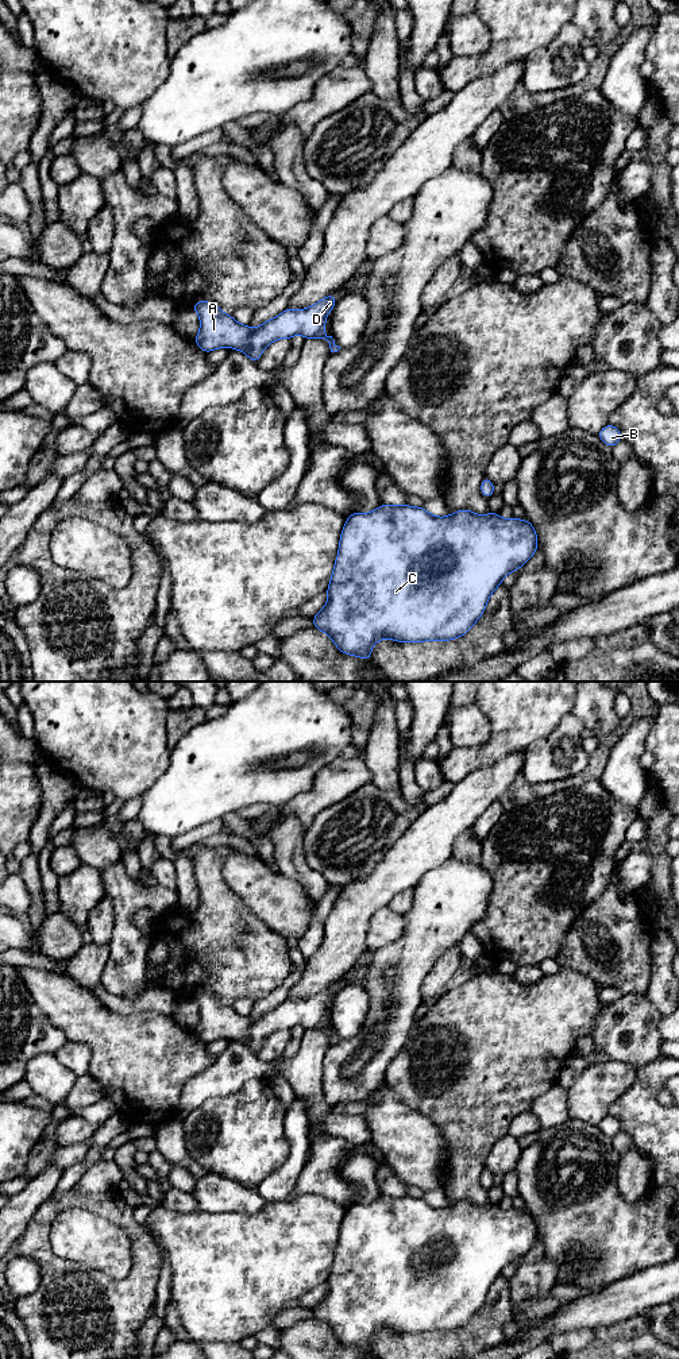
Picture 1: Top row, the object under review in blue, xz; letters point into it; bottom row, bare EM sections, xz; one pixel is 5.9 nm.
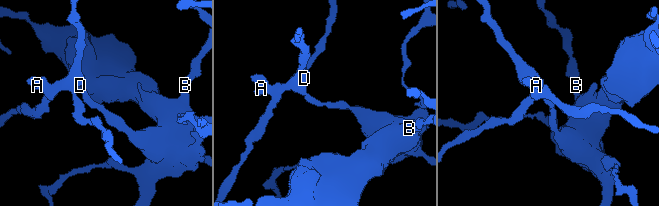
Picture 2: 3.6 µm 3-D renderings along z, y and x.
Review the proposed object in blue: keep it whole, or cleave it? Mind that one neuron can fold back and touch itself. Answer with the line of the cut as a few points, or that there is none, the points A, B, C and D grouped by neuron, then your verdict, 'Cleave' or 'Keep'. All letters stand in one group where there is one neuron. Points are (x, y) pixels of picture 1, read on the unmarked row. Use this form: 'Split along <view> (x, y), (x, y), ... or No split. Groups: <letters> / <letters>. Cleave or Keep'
No split. Groups: A B C D. Keep

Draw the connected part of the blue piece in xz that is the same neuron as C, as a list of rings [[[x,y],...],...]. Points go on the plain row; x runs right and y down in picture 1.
[[[382,1194],[378,1200],[366,1205],[352,1204],[347,1208],[342,1221],[337,1248],[327,1279],[328,1293],[313,1308],[313,1319],[327,1324],[340,1343],[367,1351],[371,1351],[371,1340],[381,1329],[390,1329],[400,1333],[448,1332],[459,1329],[468,1324],[472,1316],[482,1308],[490,1286],[502,1275],[502,1270],[508,1265],[521,1259],[536,1244],[537,1238],[537,1225],[529,1212],[514,1208],[504,1211],[498,1204],[491,1202],[485,1207],[478,1207],[471,1201],[460,1200],[448,1208],[435,1208],[424,1198]]]

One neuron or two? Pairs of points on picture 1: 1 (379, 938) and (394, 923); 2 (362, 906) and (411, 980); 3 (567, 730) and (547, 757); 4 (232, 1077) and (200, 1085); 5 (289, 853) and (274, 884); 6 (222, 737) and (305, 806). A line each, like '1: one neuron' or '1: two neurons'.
1: one neuron
2: two neurons
3: one neuron
4: one neuron
5: two neurons
6: two neurons

